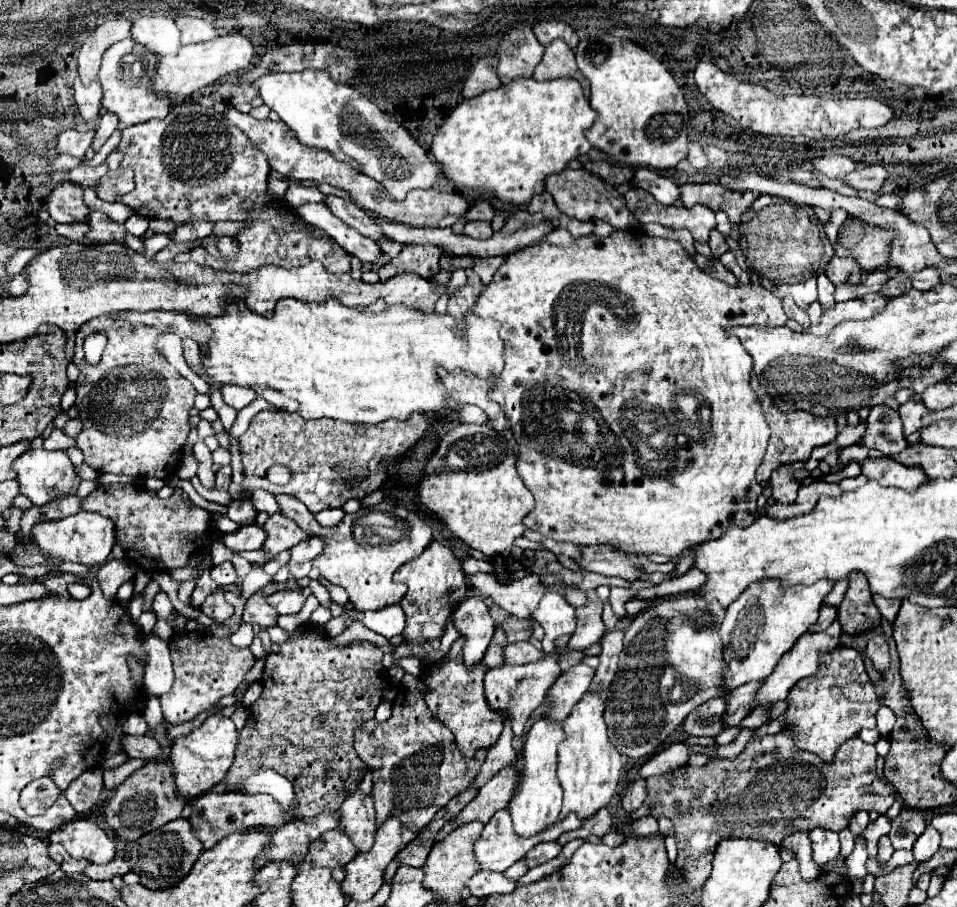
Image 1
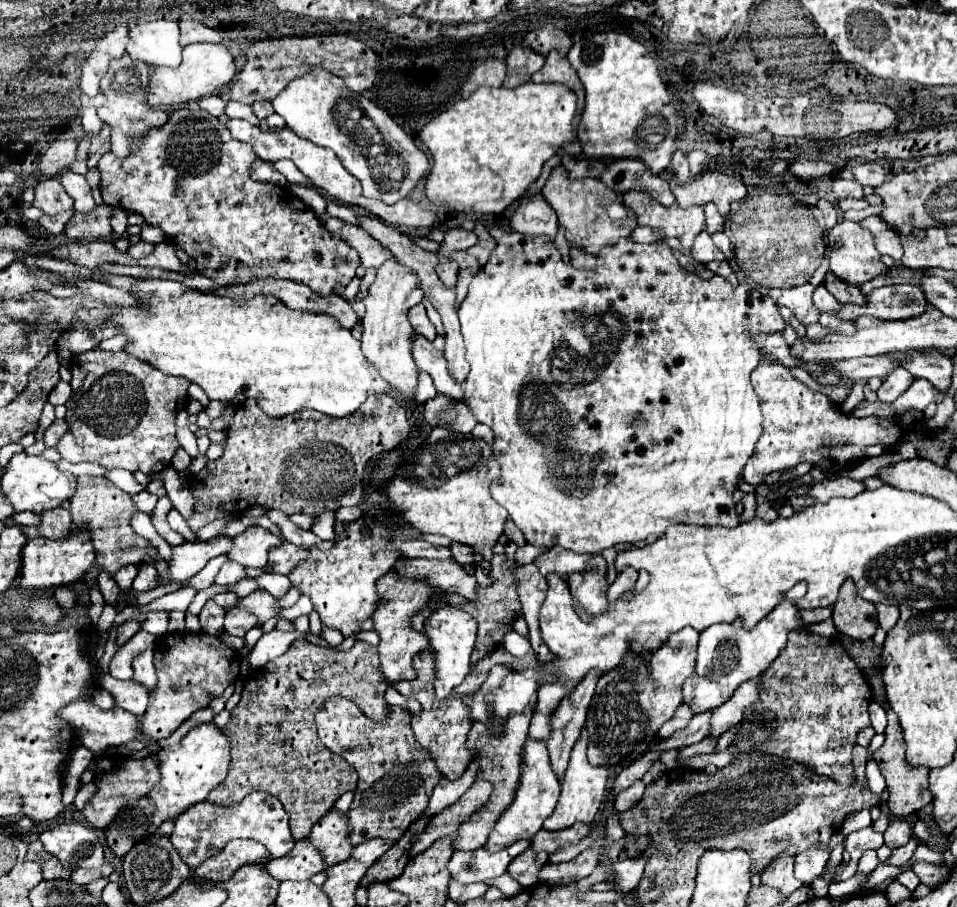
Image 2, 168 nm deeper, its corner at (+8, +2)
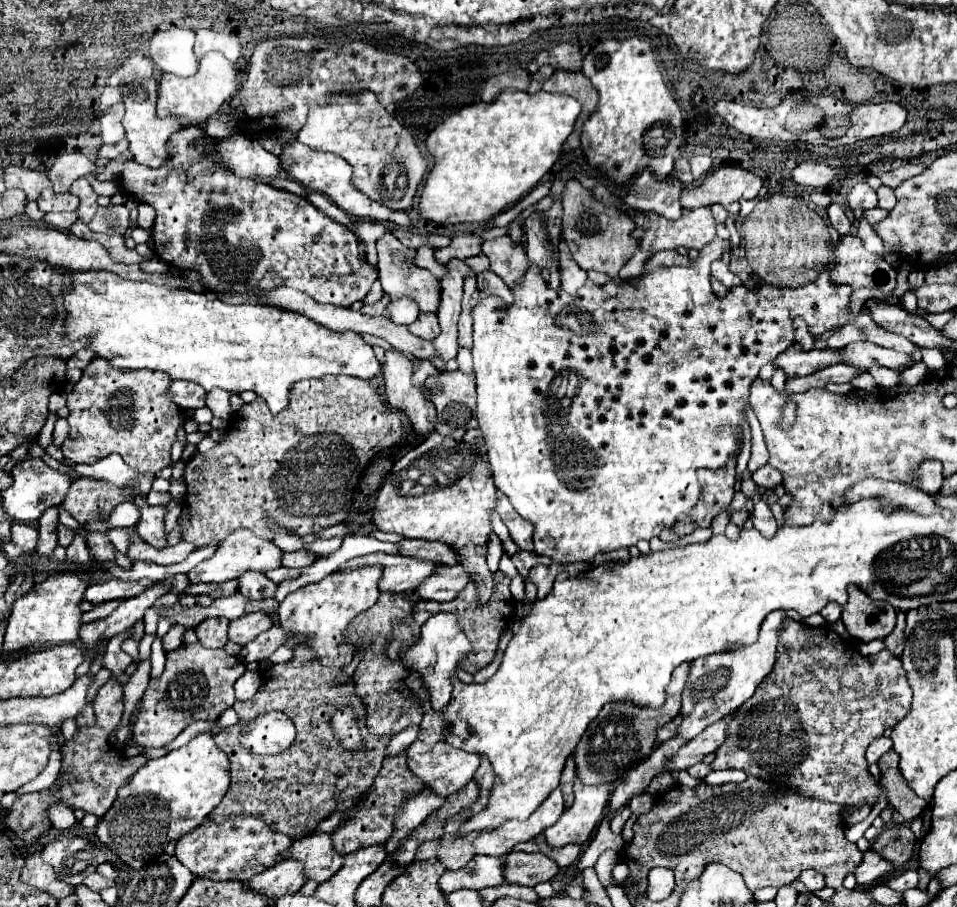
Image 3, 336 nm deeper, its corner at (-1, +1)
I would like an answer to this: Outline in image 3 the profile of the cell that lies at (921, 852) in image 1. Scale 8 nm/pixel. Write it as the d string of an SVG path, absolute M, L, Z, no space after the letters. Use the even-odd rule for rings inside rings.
M867 850L865 854L863 854L863 860L861 860L861 864L855 868L855 878L857 878L857 884L859 886L867 886L867 884L871 884L873 880L879 880L881 876L889 876L893 872L893 866L885 860L885 858L881 858L877 852L873 852L873 850Z

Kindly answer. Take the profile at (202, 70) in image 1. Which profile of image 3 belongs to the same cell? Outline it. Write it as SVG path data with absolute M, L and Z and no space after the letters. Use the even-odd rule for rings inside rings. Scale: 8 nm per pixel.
M209 52L199 62L199 70L191 78L179 78L173 74L163 74L159 82L159 102L157 102L157 116L185 116L193 124L205 124L211 116L215 116L221 106L237 94L237 70L231 66L231 62L219 54Z

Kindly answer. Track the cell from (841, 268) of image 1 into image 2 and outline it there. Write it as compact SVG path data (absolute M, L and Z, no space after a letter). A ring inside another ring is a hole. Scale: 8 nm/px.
M832 273L826 275L824 287L826 287L840 303L852 303L852 305L864 305L864 303L866 303L866 297L860 293L858 287L846 285L846 281L838 281L838 277L834 277Z

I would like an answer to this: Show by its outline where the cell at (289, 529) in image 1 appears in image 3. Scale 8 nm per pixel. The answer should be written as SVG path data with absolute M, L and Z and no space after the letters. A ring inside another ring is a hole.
M235 530L231 536L227 536L219 548L215 550L215 554L205 560L199 562L189 574L191 574L191 582L199 584L199 582L227 582L237 578L239 574L245 574L247 570L259 570L259 572L269 572L279 568L283 552L269 540L257 538L251 530Z

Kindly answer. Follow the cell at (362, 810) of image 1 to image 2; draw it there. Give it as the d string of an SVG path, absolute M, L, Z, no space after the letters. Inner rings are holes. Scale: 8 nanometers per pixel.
M334 809L330 813L326 813L326 817L322 817L322 821L318 821L318 825L314 825L308 839L316 845L316 849L320 849L324 853L326 865L342 863L352 853L346 813L340 813Z

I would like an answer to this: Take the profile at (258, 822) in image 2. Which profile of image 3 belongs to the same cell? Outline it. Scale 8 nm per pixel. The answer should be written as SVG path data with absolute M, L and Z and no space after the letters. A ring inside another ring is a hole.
M261 816L229 818L225 824L213 824L207 820L203 826L177 842L175 856L185 868L191 870L193 876L209 880L247 880L275 866L277 858L291 846L291 842L293 840L287 834L273 832Z

